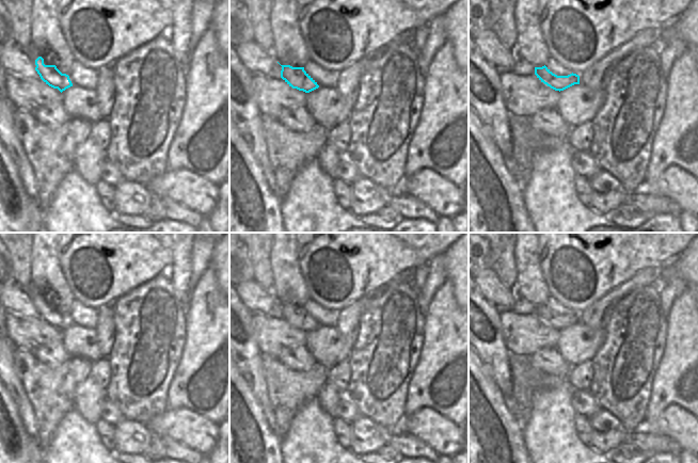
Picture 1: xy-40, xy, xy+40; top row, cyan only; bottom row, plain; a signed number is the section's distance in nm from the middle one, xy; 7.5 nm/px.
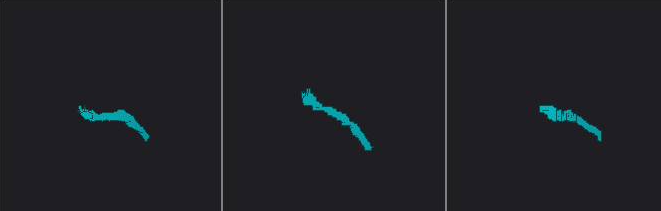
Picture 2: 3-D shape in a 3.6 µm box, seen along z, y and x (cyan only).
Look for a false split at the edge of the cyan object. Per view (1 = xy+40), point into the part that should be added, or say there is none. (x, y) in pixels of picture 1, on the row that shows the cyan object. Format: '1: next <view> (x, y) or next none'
1: next none

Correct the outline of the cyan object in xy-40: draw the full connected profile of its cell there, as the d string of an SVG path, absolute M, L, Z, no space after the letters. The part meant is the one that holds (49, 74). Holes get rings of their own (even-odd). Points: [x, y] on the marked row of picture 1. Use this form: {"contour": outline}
{"contour": "M32 46L25 50L31 58L31 62L41 79L53 89L58 89L61 93L73 86L69 76L62 74L55 65L45 65L44 59L38 54Z"}

